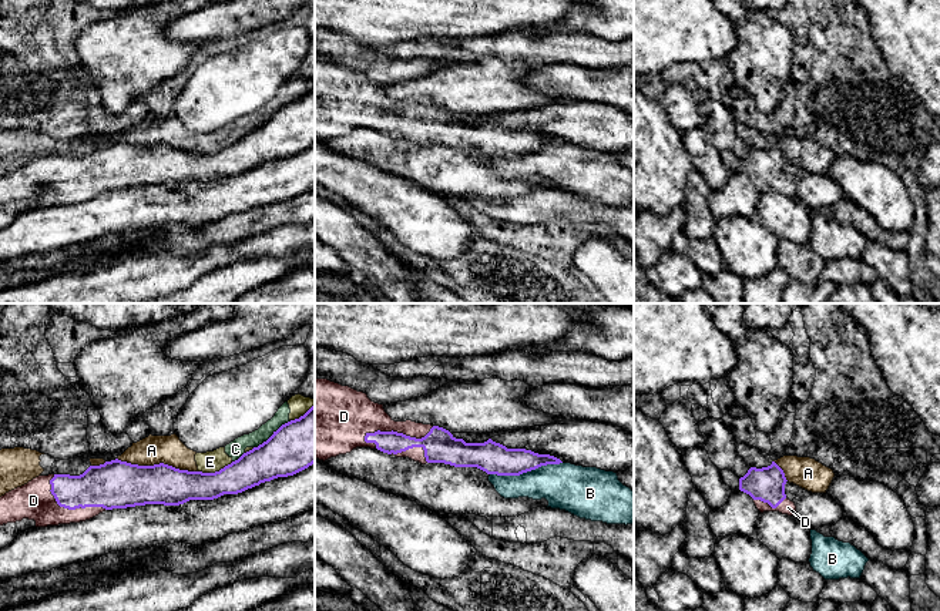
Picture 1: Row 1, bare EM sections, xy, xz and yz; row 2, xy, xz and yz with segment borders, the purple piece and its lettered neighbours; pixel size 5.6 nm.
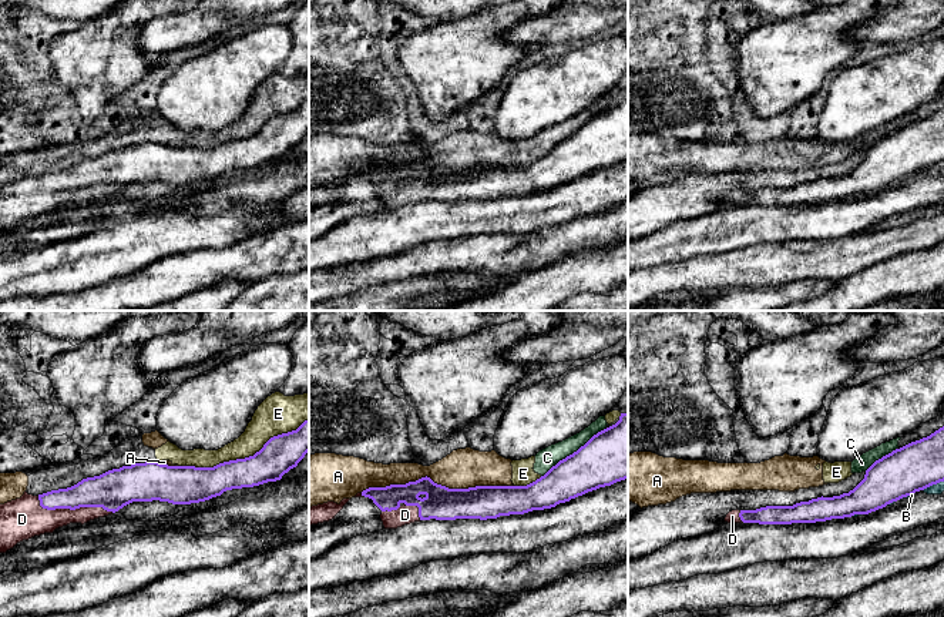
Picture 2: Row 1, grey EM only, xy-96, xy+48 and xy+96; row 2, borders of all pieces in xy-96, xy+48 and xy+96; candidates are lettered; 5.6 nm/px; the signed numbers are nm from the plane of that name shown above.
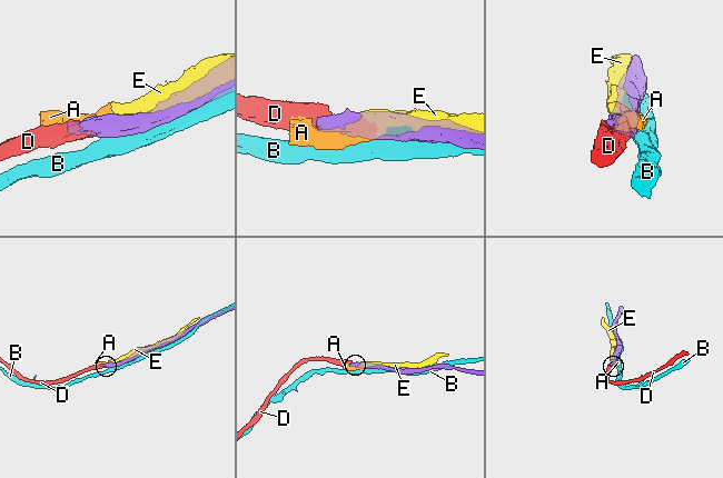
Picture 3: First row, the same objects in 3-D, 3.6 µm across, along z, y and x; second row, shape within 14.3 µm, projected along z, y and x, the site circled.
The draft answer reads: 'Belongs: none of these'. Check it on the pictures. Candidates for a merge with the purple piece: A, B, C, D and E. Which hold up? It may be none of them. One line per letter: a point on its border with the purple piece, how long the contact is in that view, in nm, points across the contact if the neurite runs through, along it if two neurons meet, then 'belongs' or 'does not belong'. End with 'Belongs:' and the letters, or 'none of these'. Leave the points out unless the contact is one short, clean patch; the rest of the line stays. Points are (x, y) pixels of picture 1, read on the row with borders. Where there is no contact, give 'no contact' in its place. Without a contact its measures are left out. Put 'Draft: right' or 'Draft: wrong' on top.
Draft: wrong
A: xy (157, 465) | 460 nm | does not belong
B: xz (526, 472) | 420 nm | does not belong
C: xy (274, 433) | 260 nm | along xy (291, 420), (281, 425), (254, 447) | does not belong
D: xz (396, 432) | 400 nm | belongs
E: xy (215, 472) | 200 nm | does not belong
Belongs: D

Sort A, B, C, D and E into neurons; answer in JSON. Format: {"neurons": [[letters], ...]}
{"neurons": [["A", "C", "E"], ["B"], ["D"]]}

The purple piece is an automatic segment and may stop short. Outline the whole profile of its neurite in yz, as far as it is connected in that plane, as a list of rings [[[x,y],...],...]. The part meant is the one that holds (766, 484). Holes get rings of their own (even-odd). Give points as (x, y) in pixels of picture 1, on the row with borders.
[[[772,461],[768,467],[751,467],[748,473],[739,479],[739,490],[753,498],[761,513],[779,511],[795,516],[796,506],[785,494],[786,481],[783,470]]]

